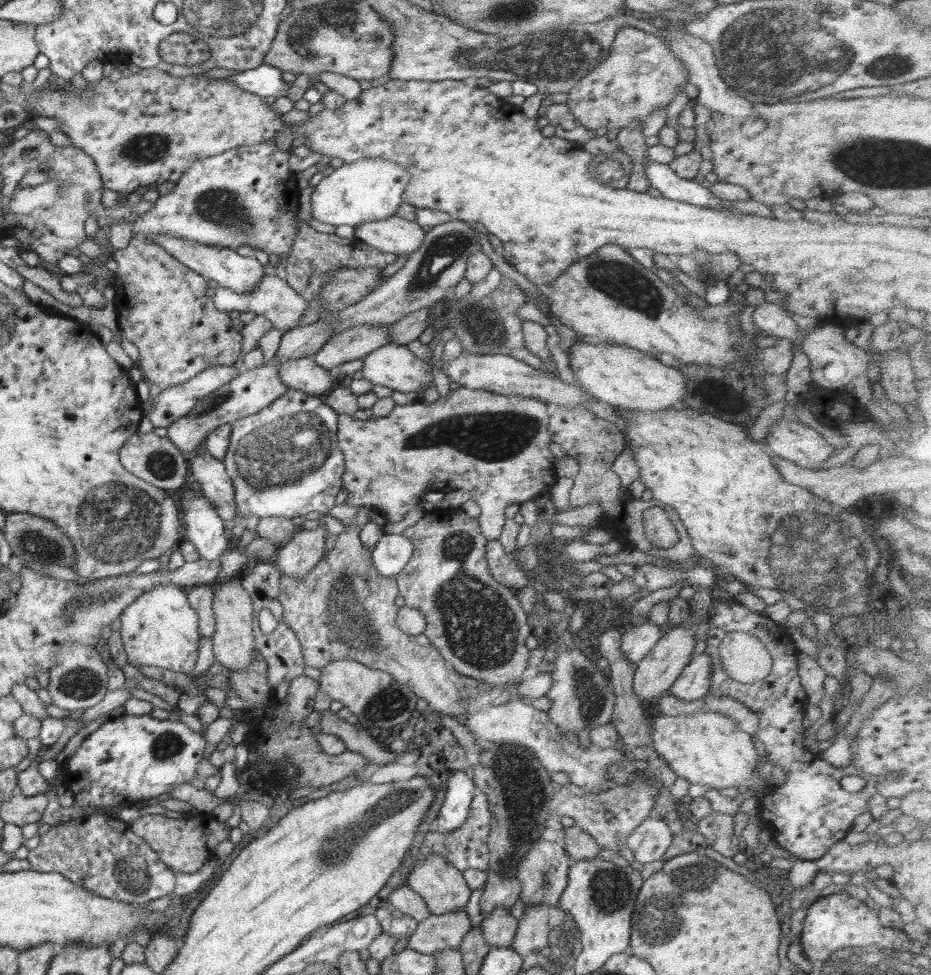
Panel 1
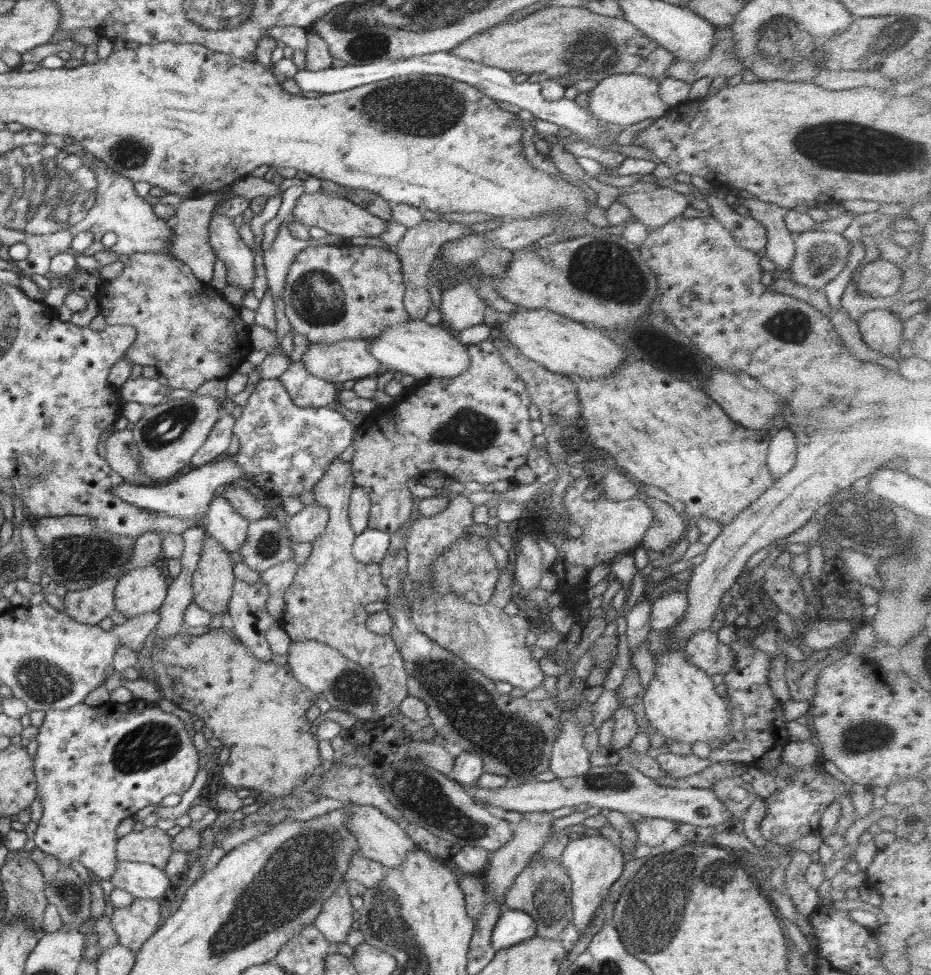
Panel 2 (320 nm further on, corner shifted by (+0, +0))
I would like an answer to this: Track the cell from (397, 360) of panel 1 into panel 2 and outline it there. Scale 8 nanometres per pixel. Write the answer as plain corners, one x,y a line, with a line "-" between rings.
364,339
339,340
332,344
309,342
307,351
298,357
308,372
331,383
370,377
381,367

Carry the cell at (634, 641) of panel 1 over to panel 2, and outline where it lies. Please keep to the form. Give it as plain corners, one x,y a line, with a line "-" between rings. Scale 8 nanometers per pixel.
678,591
657,598
651,610
650,630
670,630
684,619
687,608
687,591

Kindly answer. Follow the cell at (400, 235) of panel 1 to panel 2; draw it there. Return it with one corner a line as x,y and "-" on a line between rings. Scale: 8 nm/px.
320,190
314,193
302,193
297,199
291,215
304,226
318,226
318,228
326,230
327,234
342,236
347,242
366,242
369,237
378,236
387,227
386,220
374,216
351,200
340,196
327,195

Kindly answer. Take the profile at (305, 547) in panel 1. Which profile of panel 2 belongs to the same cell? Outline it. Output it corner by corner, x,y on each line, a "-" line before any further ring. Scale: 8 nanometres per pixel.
320,504
304,506
300,512
288,518
289,536
293,543
316,542
322,536
329,522
328,508

